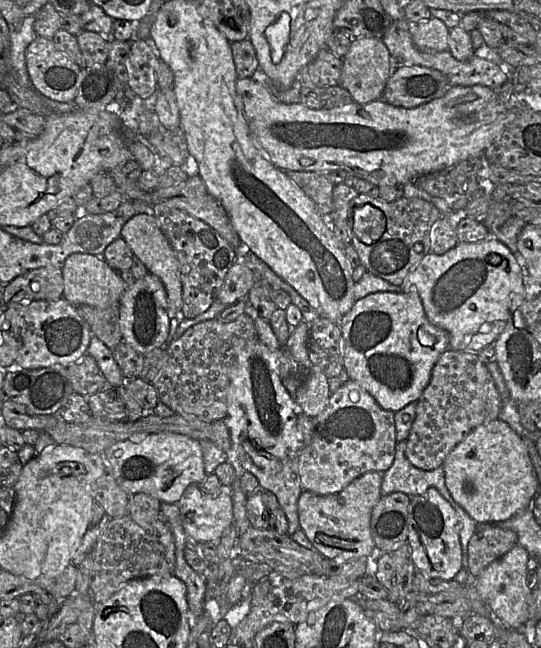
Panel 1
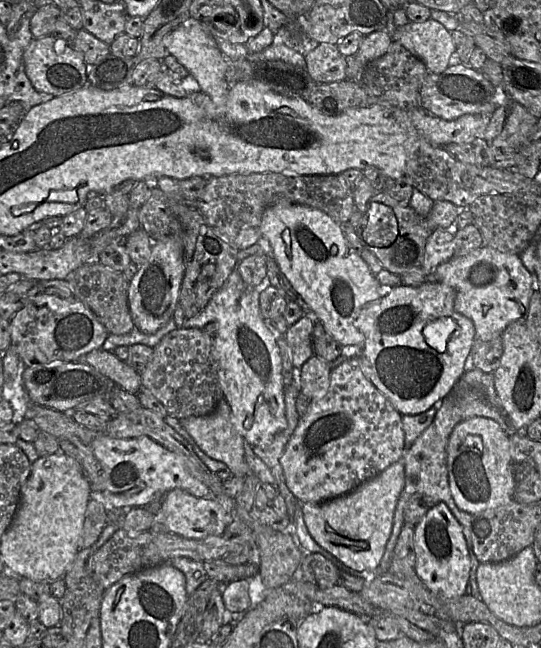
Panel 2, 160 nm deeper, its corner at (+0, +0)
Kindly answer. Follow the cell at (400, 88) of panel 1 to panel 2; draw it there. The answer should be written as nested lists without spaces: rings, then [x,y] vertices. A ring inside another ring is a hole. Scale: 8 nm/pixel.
[[[458,63],[442,73],[429,72],[420,89],[421,108],[444,120],[455,120],[465,114],[491,114],[499,105],[497,89],[481,70]]]

